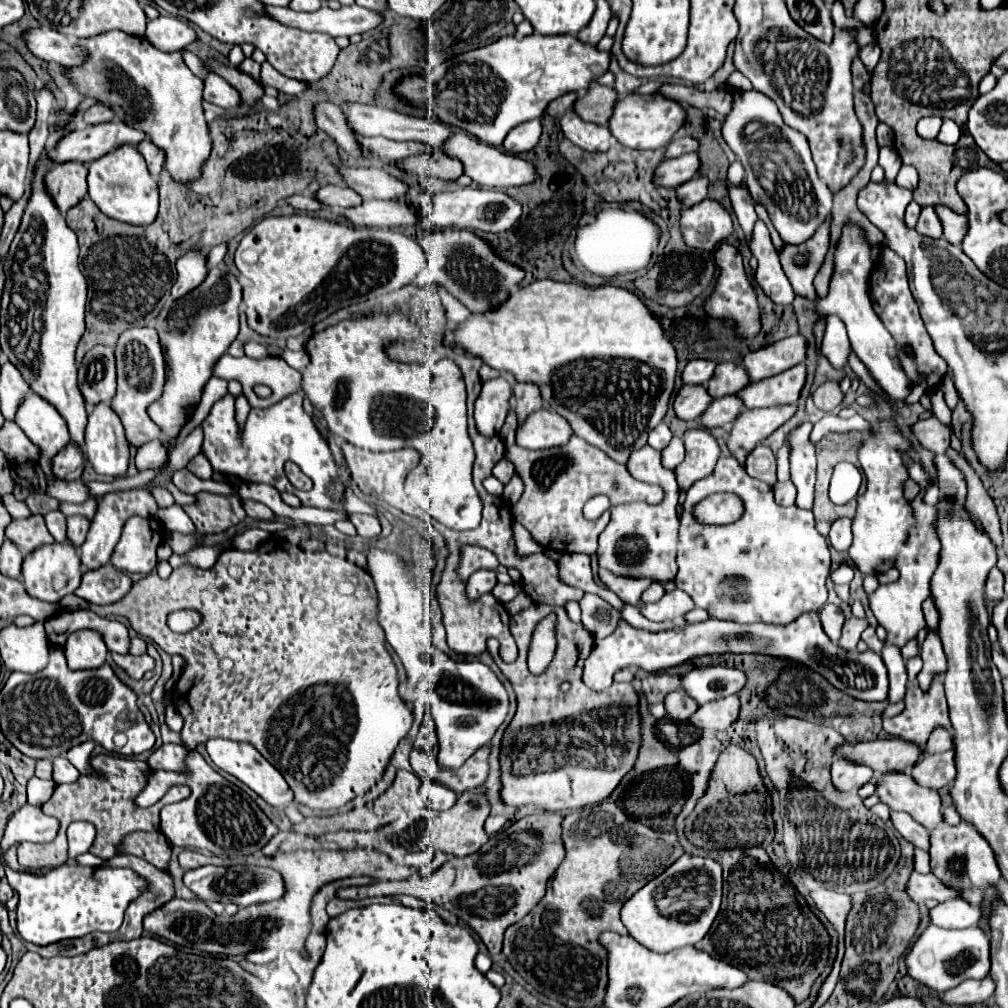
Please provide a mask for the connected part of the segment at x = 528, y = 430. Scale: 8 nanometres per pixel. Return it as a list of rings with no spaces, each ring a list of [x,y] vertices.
[[[545,408],[527,416],[517,428],[517,444],[531,450],[561,446],[571,438],[573,430],[563,416]]]

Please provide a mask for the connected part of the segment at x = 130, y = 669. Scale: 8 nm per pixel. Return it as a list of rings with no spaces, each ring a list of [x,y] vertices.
[[[111,654],[111,658],[113,658],[113,662],[115,662],[119,668],[123,668],[123,670],[125,670],[131,678],[135,678],[135,680],[143,678],[143,674],[149,672],[149,670],[153,670],[153,666],[155,666],[155,662],[153,662],[153,658],[151,658],[149,654],[141,654],[141,656]]]

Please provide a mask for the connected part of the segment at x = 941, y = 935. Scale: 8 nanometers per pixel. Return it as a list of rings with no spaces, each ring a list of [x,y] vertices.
[[[929,926],[911,946],[905,956],[907,972],[911,978],[923,982],[927,988],[945,992],[955,988],[967,978],[985,978],[989,974],[989,936],[981,928],[965,928],[965,930],[947,930]]]

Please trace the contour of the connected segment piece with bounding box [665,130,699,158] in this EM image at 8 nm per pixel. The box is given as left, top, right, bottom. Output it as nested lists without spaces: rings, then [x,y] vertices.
[[[681,130],[681,132],[673,138],[673,142],[667,146],[665,156],[667,156],[667,158],[677,158],[677,156],[681,156],[681,154],[695,152],[697,148],[699,148],[699,140],[691,138],[689,134],[685,134],[685,130]]]

